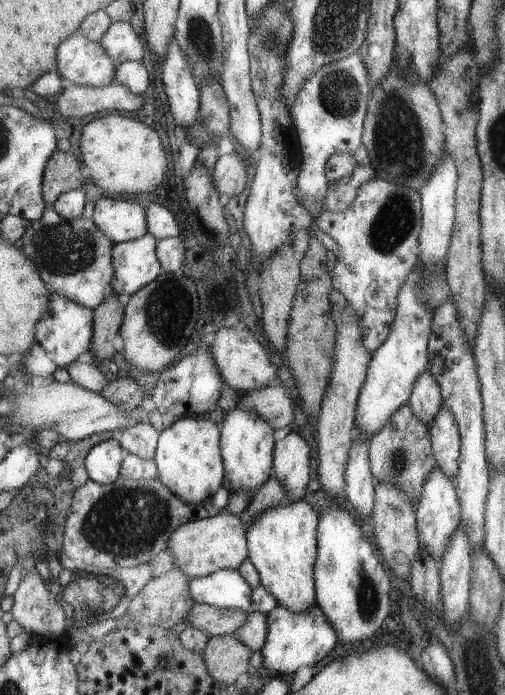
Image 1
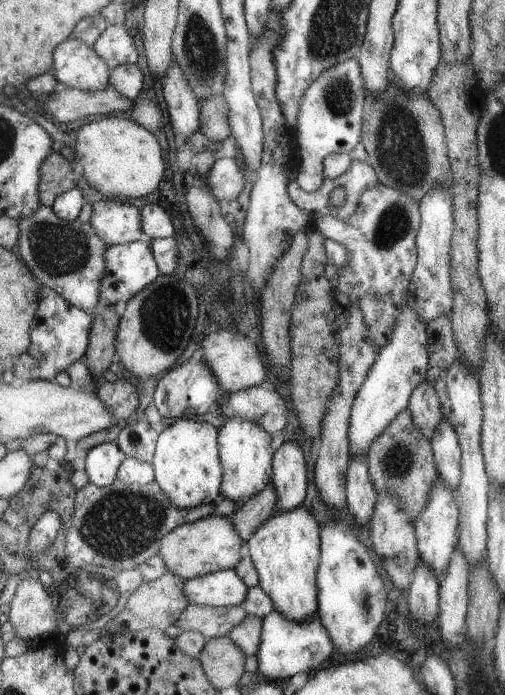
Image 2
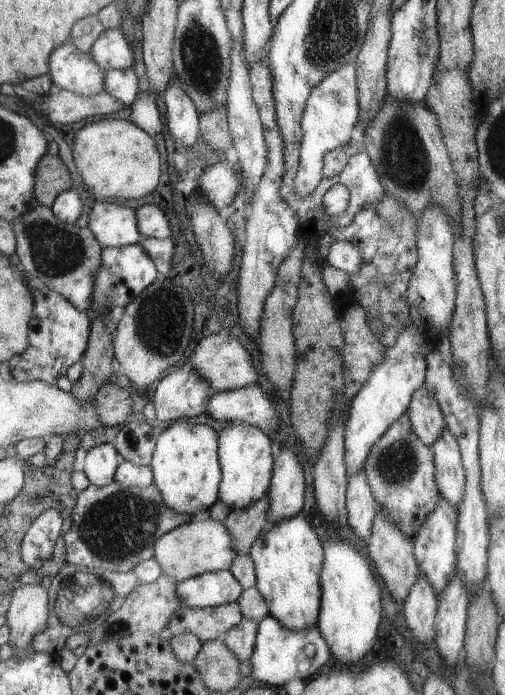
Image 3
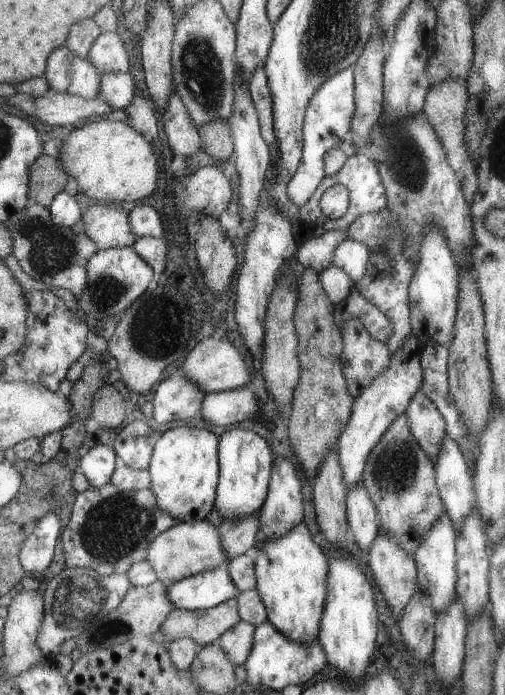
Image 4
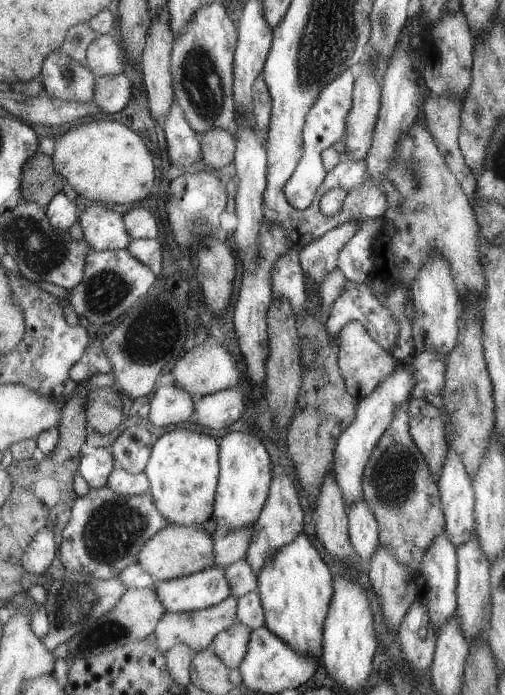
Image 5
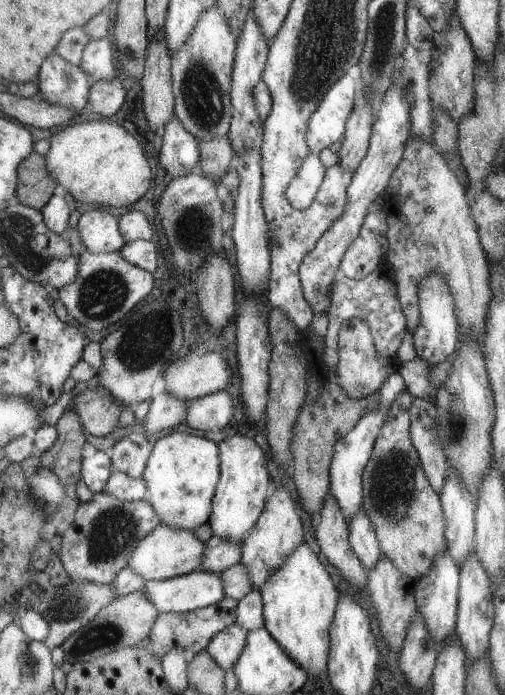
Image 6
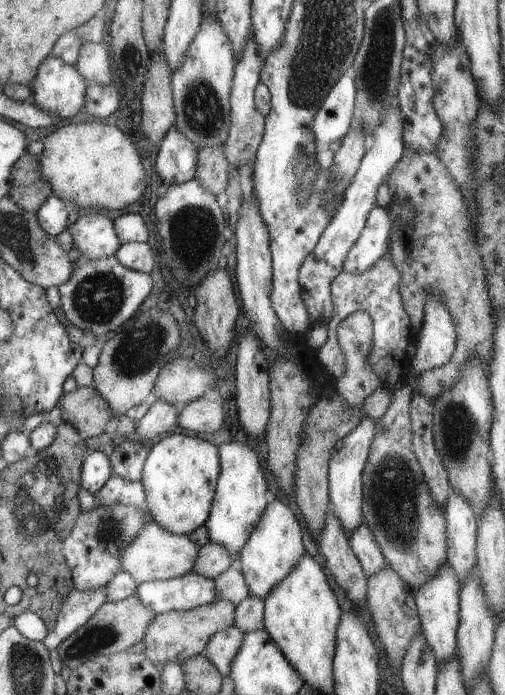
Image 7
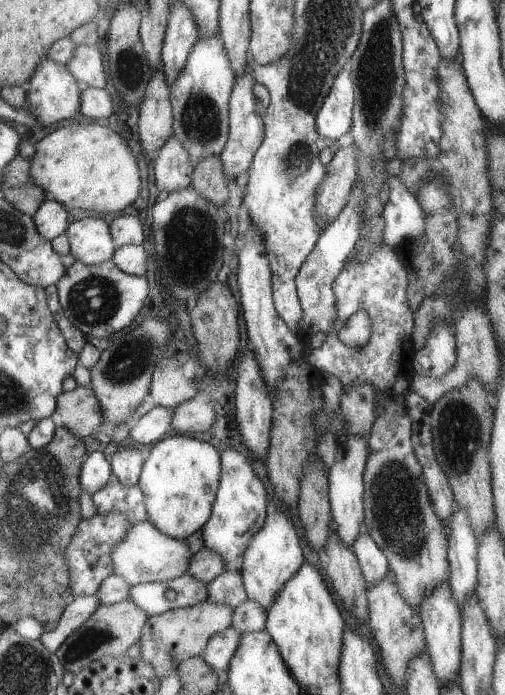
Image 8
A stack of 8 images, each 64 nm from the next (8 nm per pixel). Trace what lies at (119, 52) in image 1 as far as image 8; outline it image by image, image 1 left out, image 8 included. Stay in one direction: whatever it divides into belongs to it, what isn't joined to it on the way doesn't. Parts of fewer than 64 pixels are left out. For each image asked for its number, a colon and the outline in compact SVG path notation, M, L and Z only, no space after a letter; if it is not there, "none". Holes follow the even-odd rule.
2: M111 24L93 44L93 50L107 62L107 66L119 68L119 66L135 66L139 60L135 40L125 32L123 26Z
3: M107 28L91 46L89 54L105 72L133 68L133 50L121 28Z
4: M115 32L99 34L87 52L87 60L99 70L99 74L129 70L127 48L125 48L121 36Z
5: M113 34L97 36L87 46L85 66L93 72L95 78L123 74L123 70L125 70L125 48L121 46L119 38L115 38Z
6: M111 36L101 40L89 40L83 48L79 68L83 68L83 72L91 76L91 82L113 80L115 76L119 76L117 50Z
7: M107 42L101 44L83 44L79 50L79 56L75 60L77 72L93 86L109 86L115 82L113 68L111 68L111 52L107 48Z
8: M77 46L71 60L65 66L71 70L71 76L75 76L77 82L99 90L109 88L105 52L97 46Z

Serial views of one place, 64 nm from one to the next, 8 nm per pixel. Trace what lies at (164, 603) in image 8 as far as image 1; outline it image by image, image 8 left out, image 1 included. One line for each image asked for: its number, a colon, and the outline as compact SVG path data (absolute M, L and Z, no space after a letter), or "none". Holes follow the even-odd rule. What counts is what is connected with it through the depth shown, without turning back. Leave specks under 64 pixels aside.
1: M219 570L215 574L209 574L205 578L193 578L189 580L189 592L195 604L207 604L215 608L227 608L227 610L245 610L249 614L251 608L251 586L245 582L245 578L239 574L239 570Z
2: M219 570L207 576L197 576L187 580L183 592L191 606L209 606L209 608L229 608L241 606L245 602L247 586L235 574L235 570Z
3: M229 570L205 572L203 576L195 576L191 580L179 582L179 600L183 608L215 608L223 604L237 602L243 588L231 576Z
4: M213 568L211 572L201 572L187 580L169 582L167 586L167 598L173 610L207 610L237 596L239 586L235 586L227 568Z
5: M217 566L153 586L165 612L199 612L231 596L231 582L227 582L225 570Z
6: M203 570L173 580L149 580L141 586L141 592L157 606L159 614L187 614L217 604L225 596L221 576Z
7: M187 572L179 578L165 582L143 582L135 588L139 602L153 610L155 614L165 612L187 612L205 604L211 604L217 598L215 580Z

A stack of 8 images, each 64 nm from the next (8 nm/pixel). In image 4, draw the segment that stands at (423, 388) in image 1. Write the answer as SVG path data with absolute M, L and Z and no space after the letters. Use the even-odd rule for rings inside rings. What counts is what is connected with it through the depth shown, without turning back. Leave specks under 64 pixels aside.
M415 392L415 398L411 400L407 412L407 422L411 428L411 434L427 450L429 460L435 464L435 456L439 452L439 444L445 438L445 420L437 412L431 400L427 400L427 394Z

